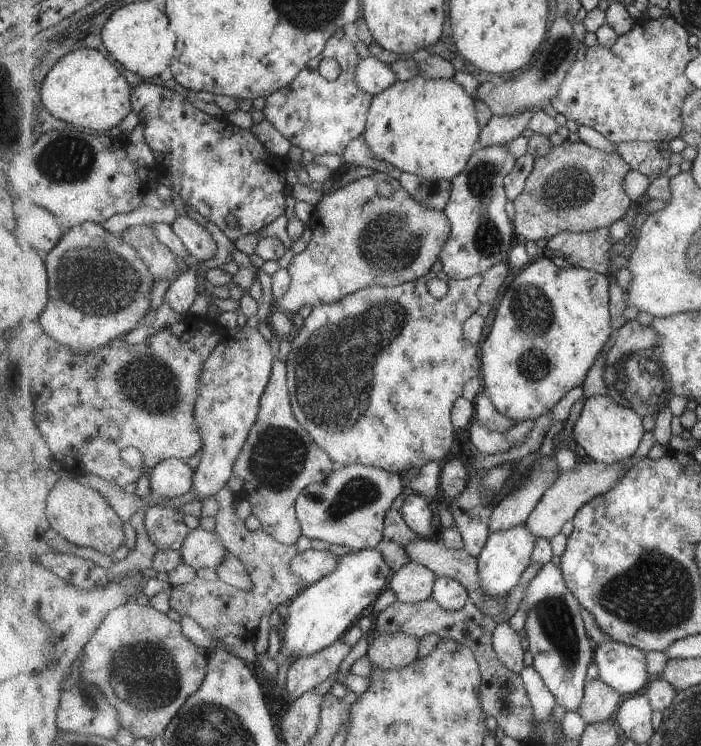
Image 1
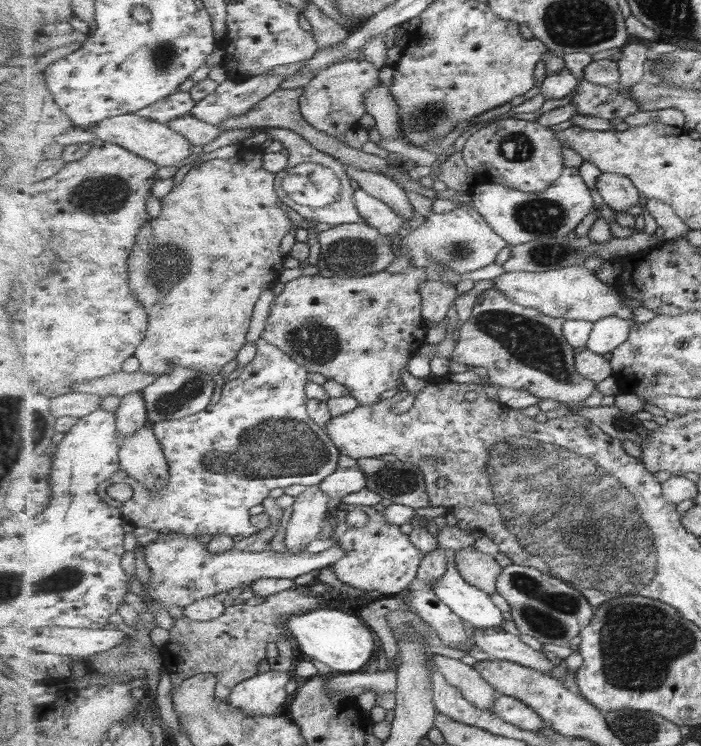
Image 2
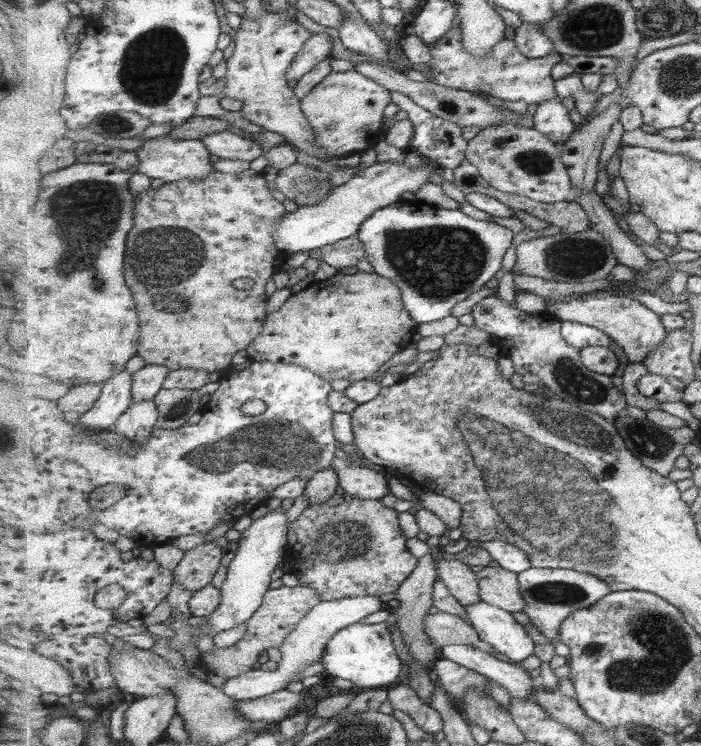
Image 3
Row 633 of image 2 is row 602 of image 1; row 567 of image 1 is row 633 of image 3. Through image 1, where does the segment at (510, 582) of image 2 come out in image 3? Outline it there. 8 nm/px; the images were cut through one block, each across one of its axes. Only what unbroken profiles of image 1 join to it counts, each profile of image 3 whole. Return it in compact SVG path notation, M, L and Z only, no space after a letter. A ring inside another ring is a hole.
M531 567L518 574L521 595L525 597L525 610L523 612L531 620L543 636L552 640L553 636L561 634L561 623L569 615L583 608L599 602L607 594L611 594L613 588L597 575L587 574L577 570L566 568L537 568Z

